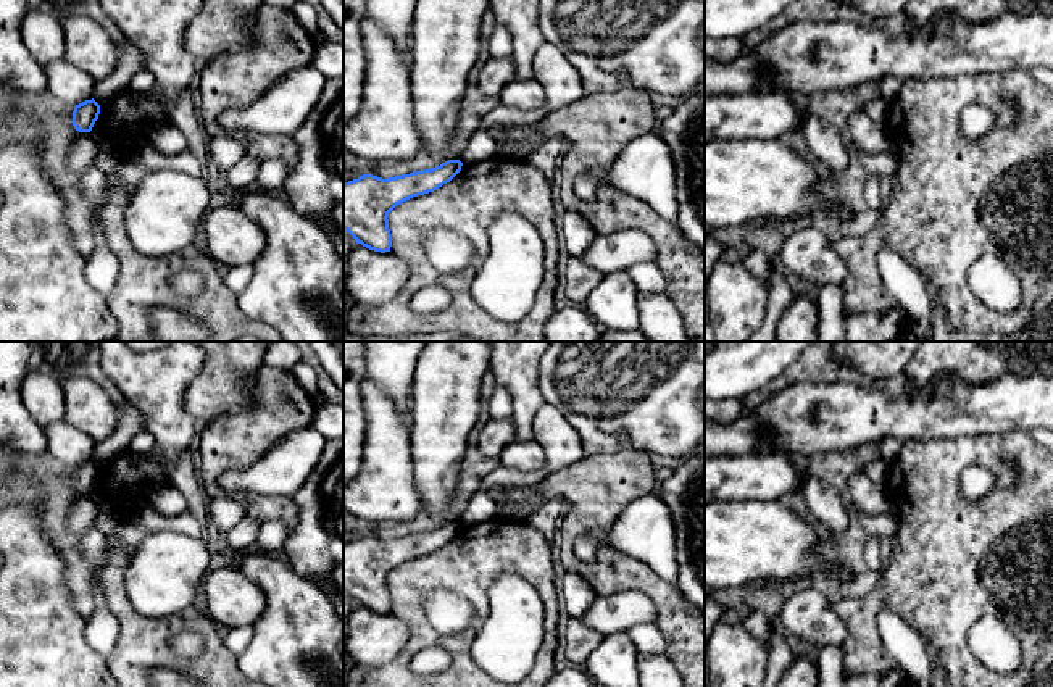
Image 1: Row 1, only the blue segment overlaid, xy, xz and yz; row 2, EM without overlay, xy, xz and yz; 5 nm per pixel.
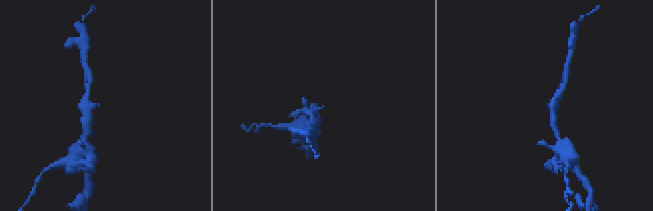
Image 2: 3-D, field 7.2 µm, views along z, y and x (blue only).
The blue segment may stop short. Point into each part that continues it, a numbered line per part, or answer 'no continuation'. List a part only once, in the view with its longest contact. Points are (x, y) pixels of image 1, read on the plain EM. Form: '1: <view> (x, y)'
no continuation

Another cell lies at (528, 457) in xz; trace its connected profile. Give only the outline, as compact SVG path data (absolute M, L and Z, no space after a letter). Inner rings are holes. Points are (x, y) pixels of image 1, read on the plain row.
M513 440L500 450L500 466L516 468L519 471L545 471L547 456L540 443L535 440Z

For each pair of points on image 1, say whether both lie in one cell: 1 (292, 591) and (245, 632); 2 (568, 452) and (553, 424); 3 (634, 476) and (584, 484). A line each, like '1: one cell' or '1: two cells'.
1: two cells
2: one cell
3: one cell

